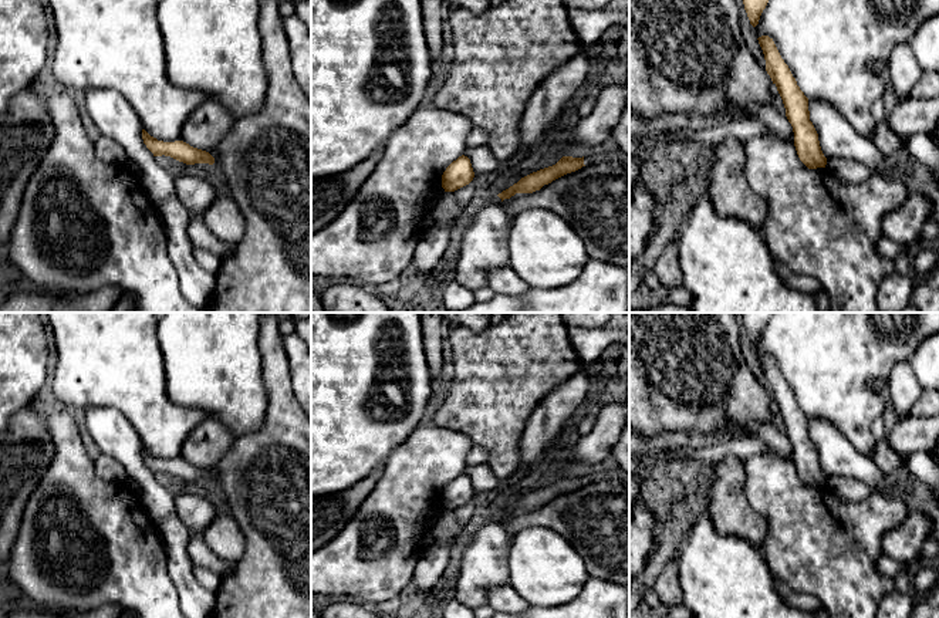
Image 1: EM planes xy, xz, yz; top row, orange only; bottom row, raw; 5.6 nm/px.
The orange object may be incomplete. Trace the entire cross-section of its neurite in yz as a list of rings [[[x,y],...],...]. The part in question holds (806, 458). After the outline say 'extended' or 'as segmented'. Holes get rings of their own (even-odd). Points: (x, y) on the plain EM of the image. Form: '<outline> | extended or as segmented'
[[[761,354],[757,357],[766,378],[766,389],[783,418],[786,435],[793,445],[794,465],[800,479],[808,487],[825,486],[818,452],[810,439],[808,416],[797,403],[788,384],[781,376],[773,357]]] | as segmented

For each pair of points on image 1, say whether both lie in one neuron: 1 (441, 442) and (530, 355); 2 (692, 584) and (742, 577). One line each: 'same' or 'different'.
1: different
2: same

